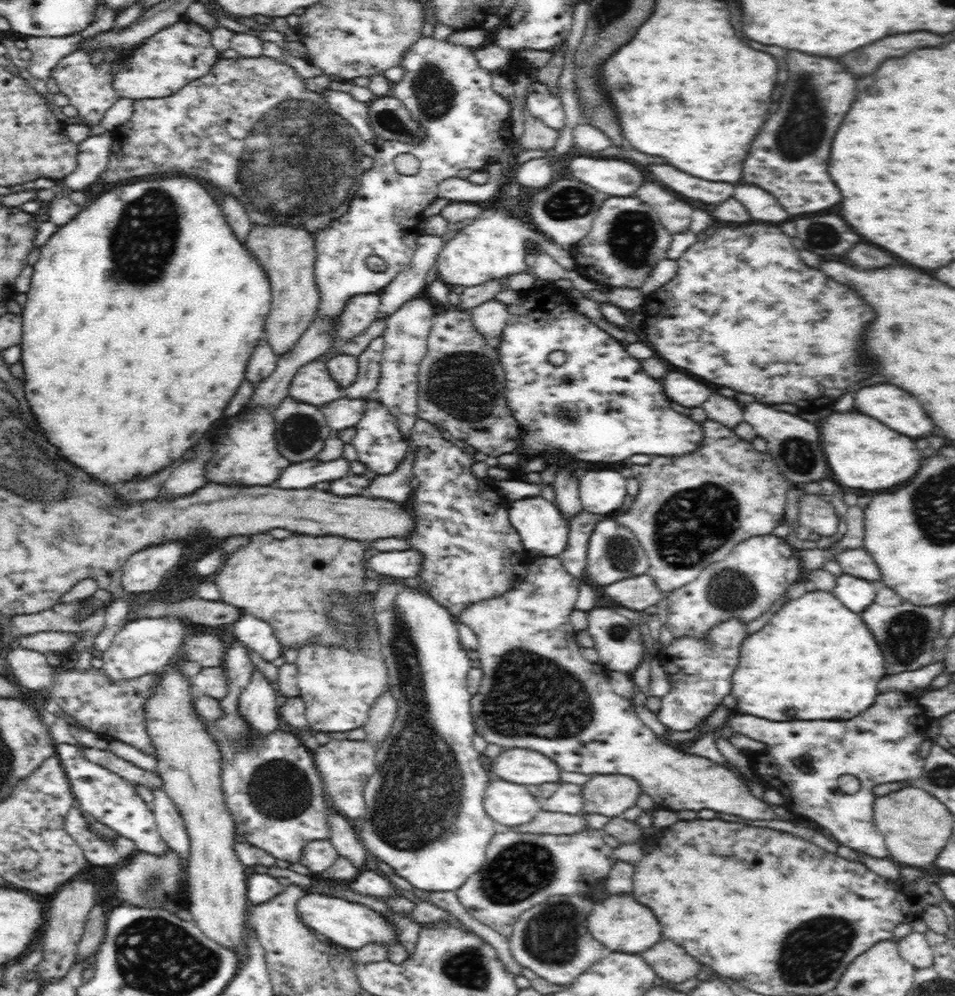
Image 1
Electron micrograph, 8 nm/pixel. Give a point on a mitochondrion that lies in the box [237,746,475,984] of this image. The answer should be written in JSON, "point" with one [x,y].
{"point":[279,790]}

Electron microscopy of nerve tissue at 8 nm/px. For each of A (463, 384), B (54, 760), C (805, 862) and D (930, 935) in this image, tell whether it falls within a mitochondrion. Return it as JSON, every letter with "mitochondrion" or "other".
{"A":"mitochondrion","B":"other","C":"other","D":"other"}

